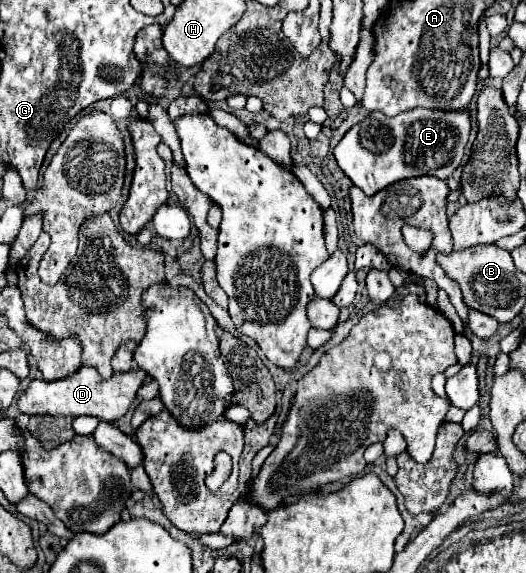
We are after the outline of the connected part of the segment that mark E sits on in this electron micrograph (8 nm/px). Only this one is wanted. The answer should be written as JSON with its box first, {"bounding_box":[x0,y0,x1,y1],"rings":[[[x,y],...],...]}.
{"bounding_box":[333,108,469,196],"rings":[[[415,108],[393,118],[371,112],[365,120],[355,124],[347,136],[343,136],[343,140],[333,150],[333,156],[339,168],[353,180],[353,184],[371,196],[403,178],[429,174],[447,180],[461,164],[469,130],[469,110],[443,112]]]}

